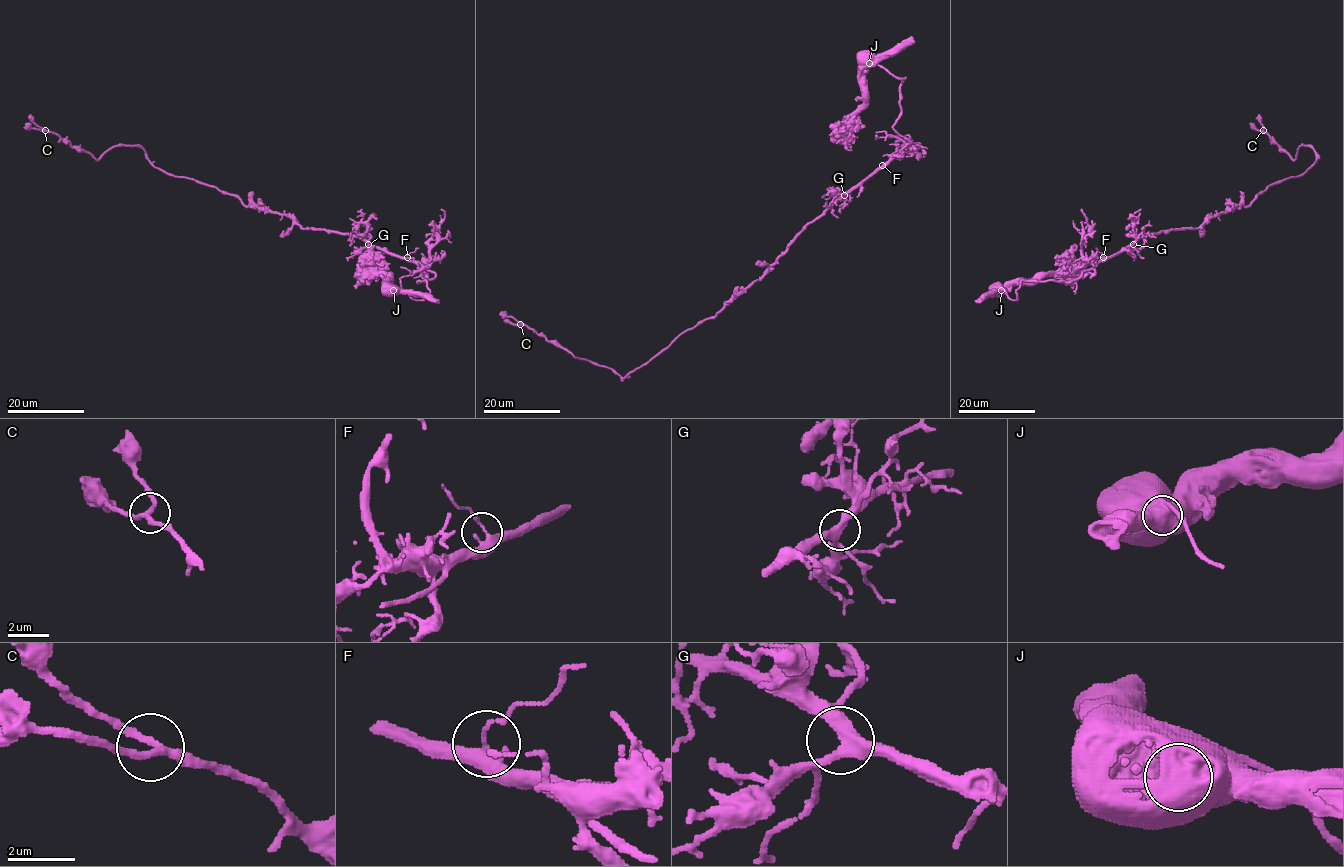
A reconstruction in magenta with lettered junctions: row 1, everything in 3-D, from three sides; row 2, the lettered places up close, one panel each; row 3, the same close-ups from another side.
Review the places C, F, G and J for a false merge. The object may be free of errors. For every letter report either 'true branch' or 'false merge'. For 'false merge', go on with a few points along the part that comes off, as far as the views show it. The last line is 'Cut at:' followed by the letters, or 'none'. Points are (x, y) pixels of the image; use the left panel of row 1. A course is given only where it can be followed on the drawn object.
C: true branch
F: true branch
G: true branch
J: false merge; foreign part runs (393, 290), (421, 300), (430, 291), (417, 282), (435, 274), (170, 175), (142, 147), (97, 160), (25, 123)
Cut at: J

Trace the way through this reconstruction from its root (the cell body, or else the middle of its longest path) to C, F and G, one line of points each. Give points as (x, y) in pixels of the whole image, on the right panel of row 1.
C: (996, 290), (1016, 300), (1023, 280), (1076, 280), (1315, 162), (1263, 130)
F: (996, 290), (1003, 289), (1016, 300), (1016, 290), (1023, 280), (1071, 282), (1090, 270), (1103, 257)
G: (996, 290), (1003, 289), (1016, 300), (1016, 290), (1023, 280), (1076, 280), (1082, 272), (1133, 244)

